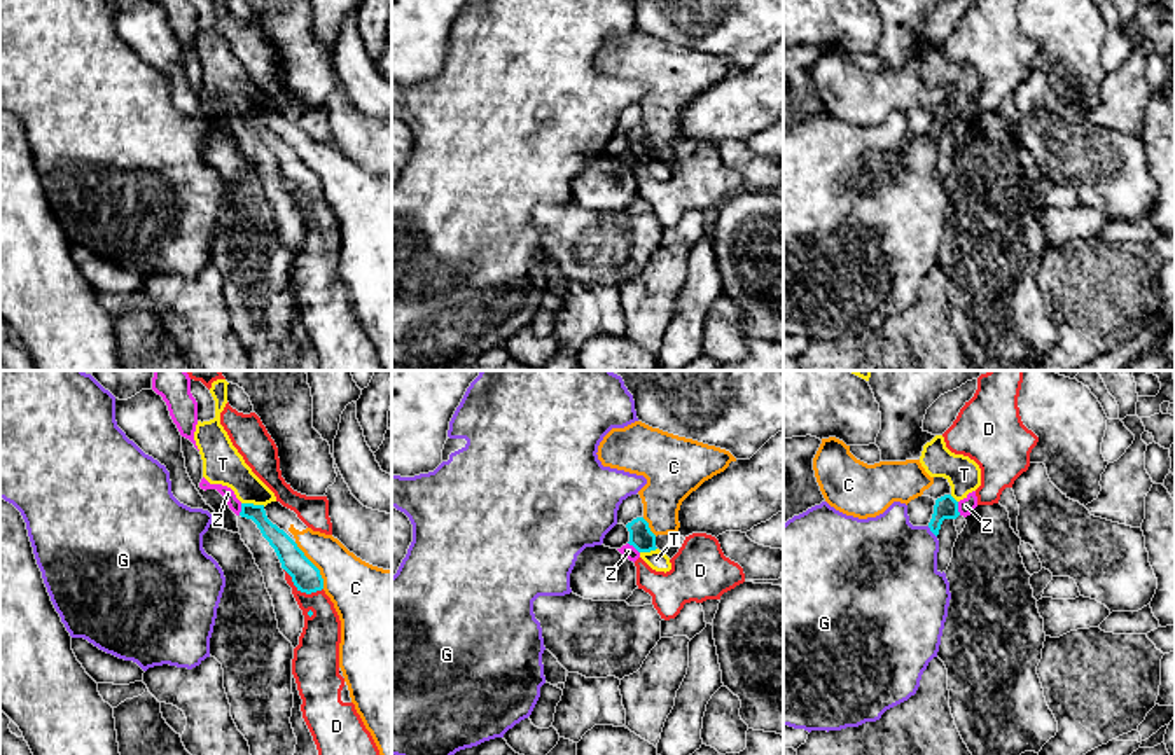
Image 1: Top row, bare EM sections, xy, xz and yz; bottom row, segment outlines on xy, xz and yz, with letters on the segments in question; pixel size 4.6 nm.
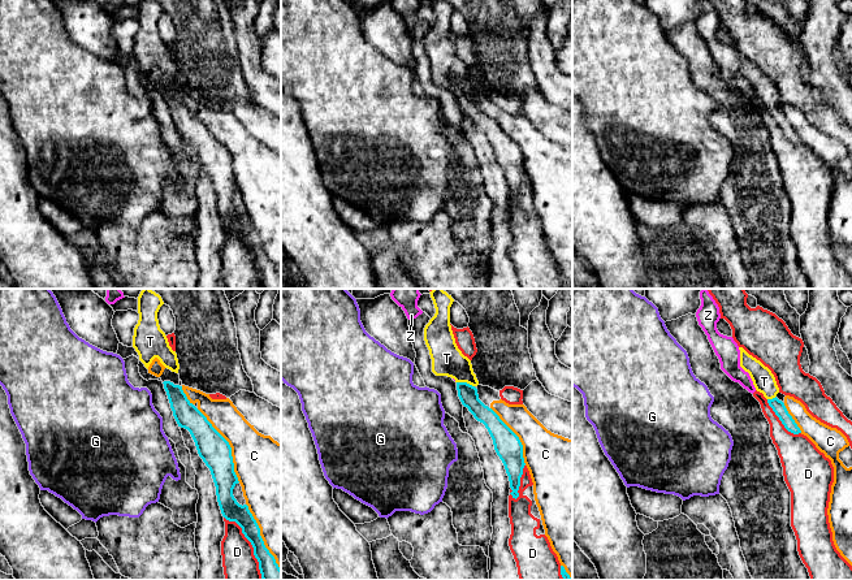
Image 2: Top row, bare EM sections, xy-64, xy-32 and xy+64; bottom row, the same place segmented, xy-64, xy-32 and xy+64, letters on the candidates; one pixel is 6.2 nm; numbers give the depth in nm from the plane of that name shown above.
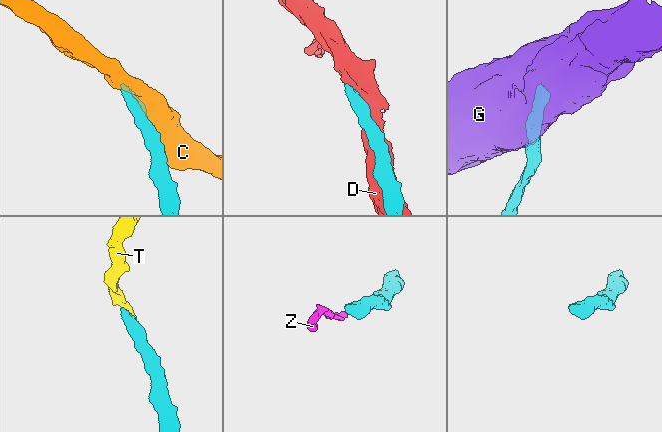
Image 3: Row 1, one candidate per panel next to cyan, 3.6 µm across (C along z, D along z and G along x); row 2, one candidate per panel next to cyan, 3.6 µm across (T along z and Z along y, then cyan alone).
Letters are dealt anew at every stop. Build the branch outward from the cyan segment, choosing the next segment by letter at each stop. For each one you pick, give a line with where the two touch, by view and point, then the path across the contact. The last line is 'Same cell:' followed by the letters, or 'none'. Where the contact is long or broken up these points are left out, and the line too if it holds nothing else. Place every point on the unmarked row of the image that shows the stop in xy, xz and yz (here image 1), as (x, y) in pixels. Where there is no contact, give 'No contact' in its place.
T: Touches cyan at xy (252, 112). Path across: xy (284, 154), (263, 131), (252, 112), (252, 102), (222, 72)
Same cell: T

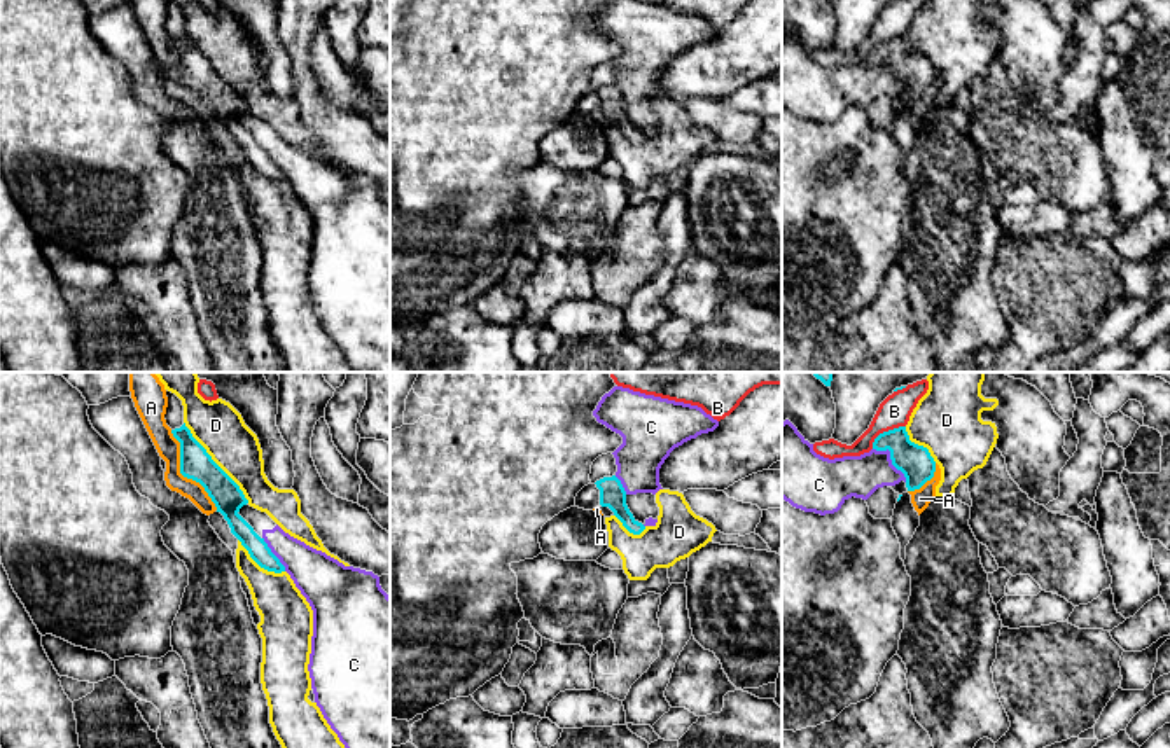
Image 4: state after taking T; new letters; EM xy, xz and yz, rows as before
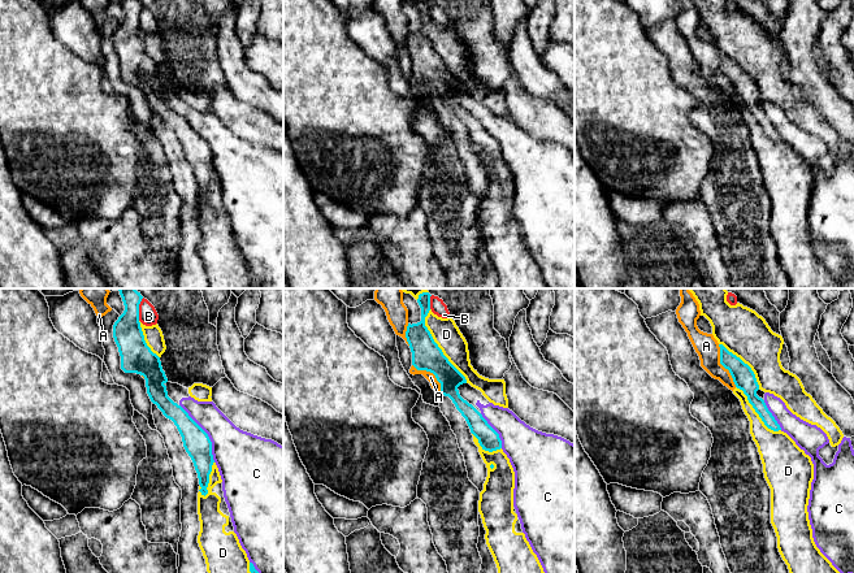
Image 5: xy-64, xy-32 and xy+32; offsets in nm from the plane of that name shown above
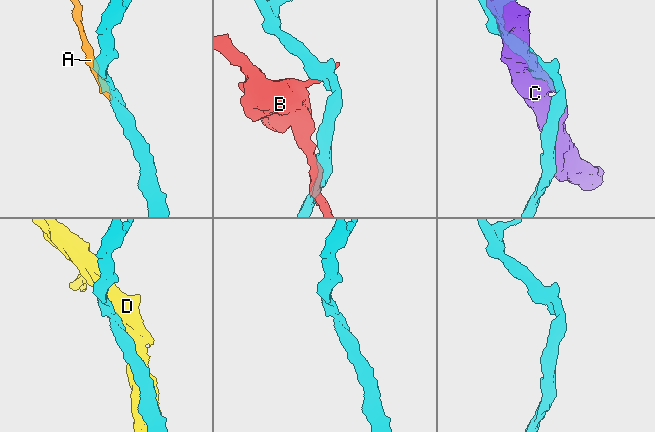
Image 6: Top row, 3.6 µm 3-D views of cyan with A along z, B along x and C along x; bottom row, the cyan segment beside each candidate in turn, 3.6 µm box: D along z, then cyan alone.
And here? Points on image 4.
Same cell: none

